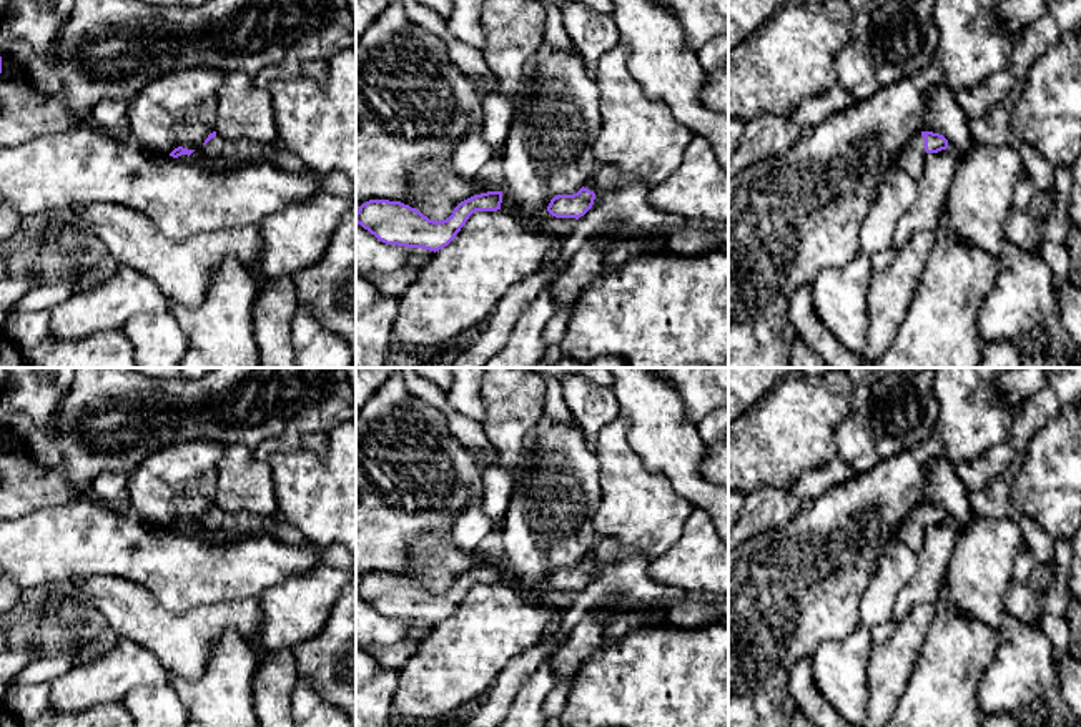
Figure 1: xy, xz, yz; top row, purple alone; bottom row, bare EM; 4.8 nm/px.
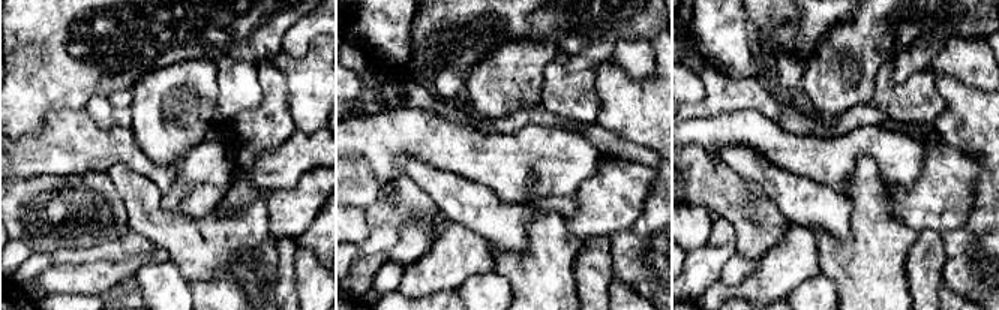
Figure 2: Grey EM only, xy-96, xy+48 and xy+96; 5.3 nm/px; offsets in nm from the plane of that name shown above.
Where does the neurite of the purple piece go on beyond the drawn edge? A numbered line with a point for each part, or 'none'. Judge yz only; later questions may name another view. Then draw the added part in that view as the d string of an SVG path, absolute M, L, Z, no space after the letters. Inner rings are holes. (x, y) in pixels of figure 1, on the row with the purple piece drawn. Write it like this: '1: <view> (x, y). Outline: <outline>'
1: yz (912, 160). Outline: M918 133L905 145L898 160L898 168L905 170L911 178L918 180L923 173L925 155L925 138L921 133Z

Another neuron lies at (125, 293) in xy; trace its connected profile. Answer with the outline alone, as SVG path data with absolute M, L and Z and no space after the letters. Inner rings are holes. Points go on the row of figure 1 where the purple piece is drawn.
M118 265L116 271L98 286L48 309L50 336L80 341L103 331L123 329L136 314L166 311L166 301L155 281L133 268Z

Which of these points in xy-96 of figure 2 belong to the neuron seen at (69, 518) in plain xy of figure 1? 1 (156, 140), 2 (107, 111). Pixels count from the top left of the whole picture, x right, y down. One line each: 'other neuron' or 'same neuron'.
1: other neuron
2: other neuron

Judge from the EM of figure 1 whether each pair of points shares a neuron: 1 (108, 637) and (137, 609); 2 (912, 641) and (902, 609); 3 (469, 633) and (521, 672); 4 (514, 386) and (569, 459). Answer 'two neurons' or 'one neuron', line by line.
1: two neurons
2: two neurons
3: two neurons
4: two neurons

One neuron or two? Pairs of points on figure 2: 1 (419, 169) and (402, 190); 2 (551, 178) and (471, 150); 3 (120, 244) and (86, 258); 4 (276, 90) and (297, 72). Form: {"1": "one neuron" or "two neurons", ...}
{"1": "two neurons", "2": "one neuron", "3": "one neuron", "4": "two neurons"}

